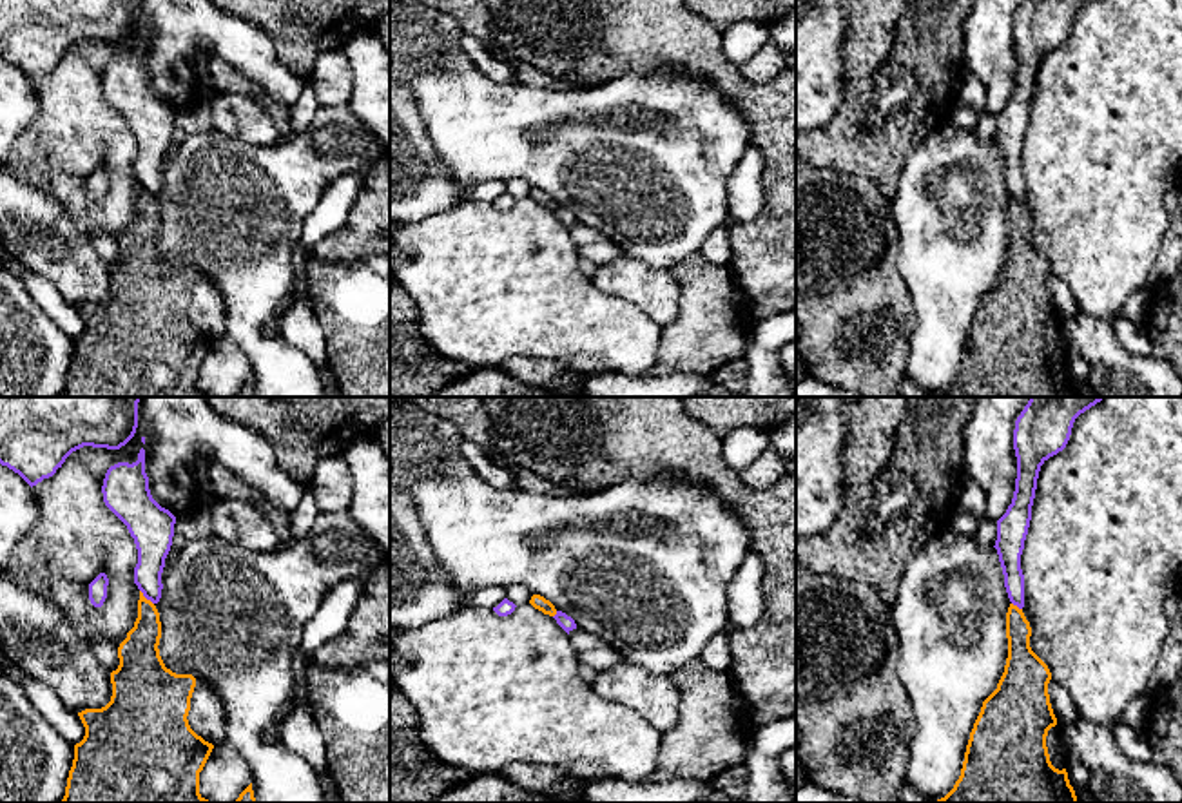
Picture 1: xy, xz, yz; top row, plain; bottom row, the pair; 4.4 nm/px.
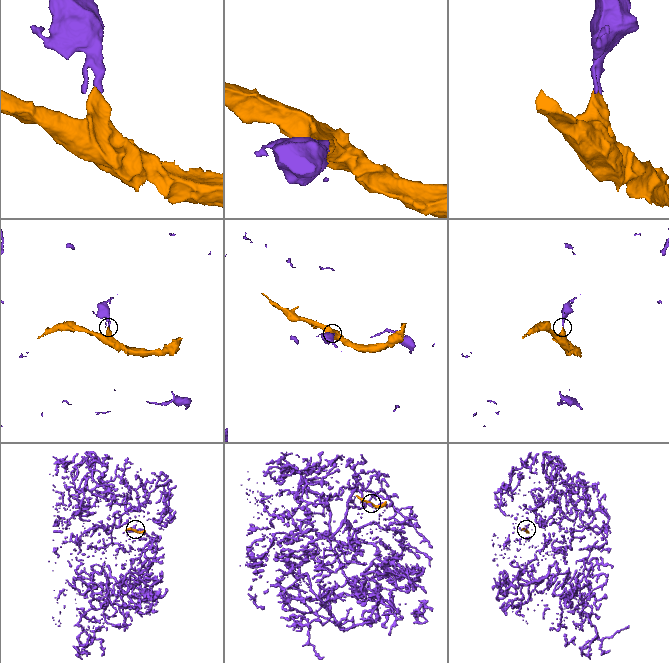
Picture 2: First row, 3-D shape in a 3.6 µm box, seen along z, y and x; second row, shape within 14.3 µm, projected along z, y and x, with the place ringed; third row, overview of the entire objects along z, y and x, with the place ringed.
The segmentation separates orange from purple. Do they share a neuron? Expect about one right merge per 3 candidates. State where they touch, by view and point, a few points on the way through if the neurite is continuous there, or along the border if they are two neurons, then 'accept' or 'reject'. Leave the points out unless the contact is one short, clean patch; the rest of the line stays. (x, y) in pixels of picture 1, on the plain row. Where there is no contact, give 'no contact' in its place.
contact xy (144, 191); border xy (140, 183), (153, 198); reject

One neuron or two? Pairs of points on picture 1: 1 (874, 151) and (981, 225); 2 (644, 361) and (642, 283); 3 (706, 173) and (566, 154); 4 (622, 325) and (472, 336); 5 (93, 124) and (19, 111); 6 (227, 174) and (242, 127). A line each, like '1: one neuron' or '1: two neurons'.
1: two neurons
2: two neurons
3: one neuron
4: one neuron
5: two neurons
6: two neurons

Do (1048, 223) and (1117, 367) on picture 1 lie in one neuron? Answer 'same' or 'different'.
different

